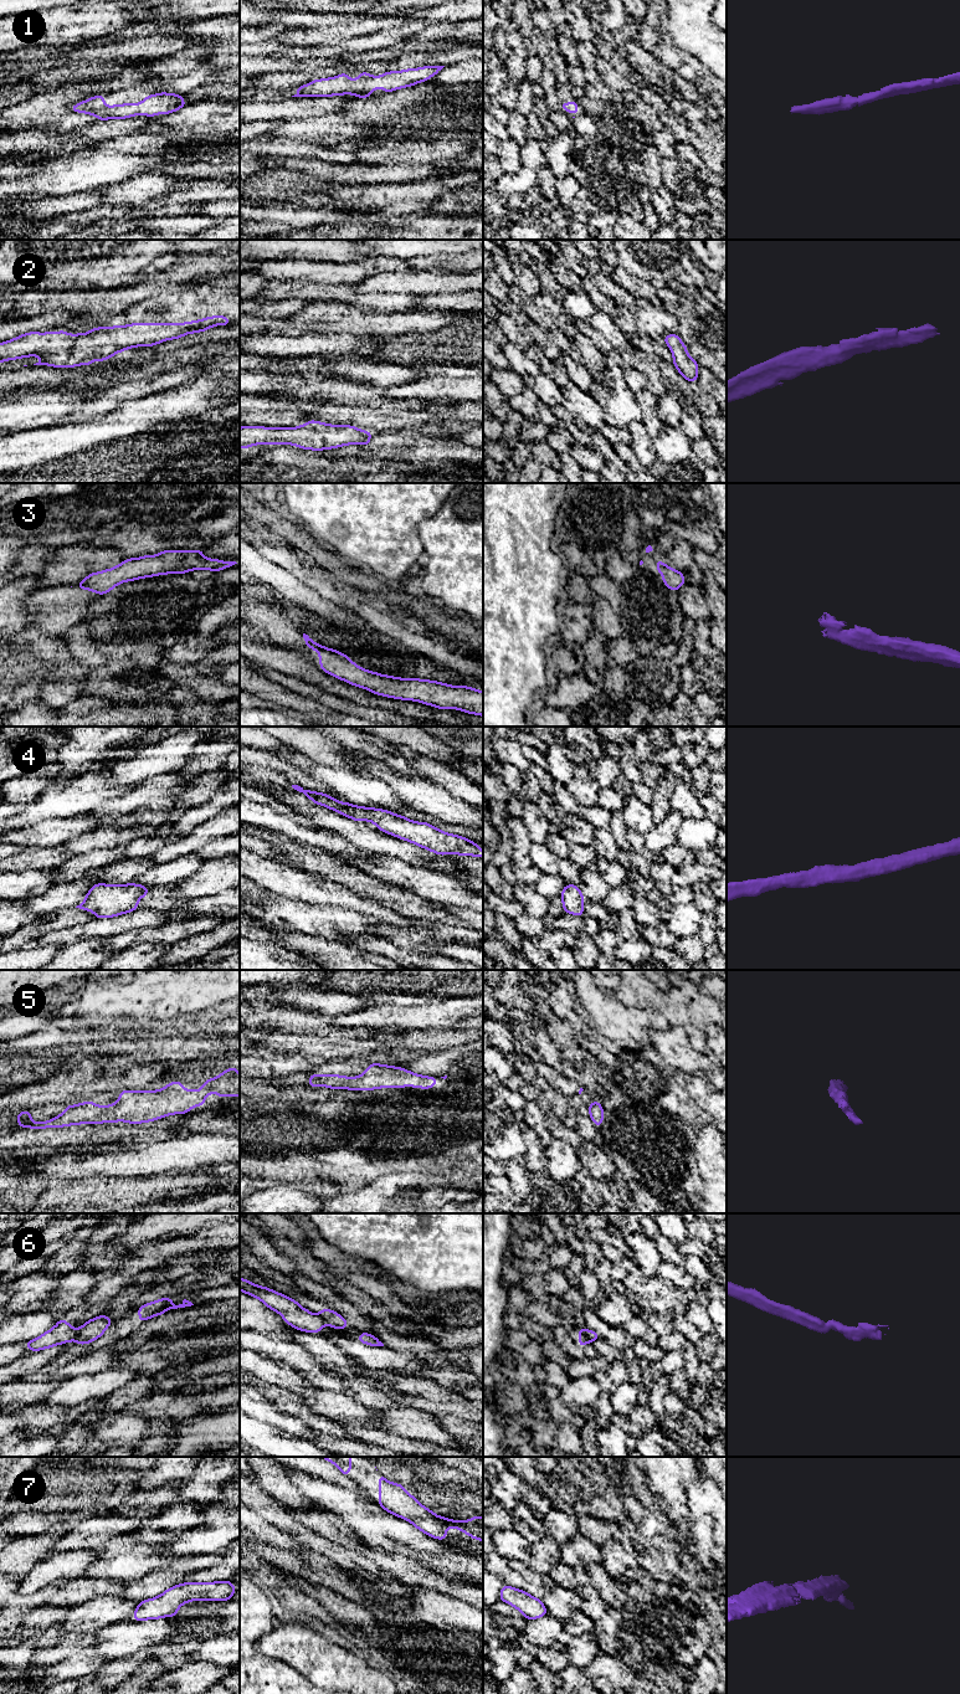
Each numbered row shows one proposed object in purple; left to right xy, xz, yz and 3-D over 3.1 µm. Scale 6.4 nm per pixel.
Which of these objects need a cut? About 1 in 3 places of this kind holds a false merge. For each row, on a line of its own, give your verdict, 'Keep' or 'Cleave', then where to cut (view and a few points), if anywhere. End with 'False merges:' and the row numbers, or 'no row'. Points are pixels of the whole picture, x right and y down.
1: Keep. No split
2: Keep. No split
3: Keep. No split
4: Keep. No split
5: Keep. No split
6: Cleave. Split along yz (585, 1330), (590, 1340)
7: Keep. No split
False merges: 6

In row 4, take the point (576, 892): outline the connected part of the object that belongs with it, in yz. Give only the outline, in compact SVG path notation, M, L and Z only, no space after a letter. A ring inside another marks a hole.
M566 884L561 890L560 898L564 913L584 917L582 904L585 902L585 897L581 894L577 886Z

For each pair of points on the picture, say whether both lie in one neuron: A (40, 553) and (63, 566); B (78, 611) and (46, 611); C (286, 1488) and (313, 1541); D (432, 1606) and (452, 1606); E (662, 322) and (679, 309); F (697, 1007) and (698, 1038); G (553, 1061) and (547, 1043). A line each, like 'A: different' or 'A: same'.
A: different
B: same
C: different
D: same
E: different
F: same
G: same

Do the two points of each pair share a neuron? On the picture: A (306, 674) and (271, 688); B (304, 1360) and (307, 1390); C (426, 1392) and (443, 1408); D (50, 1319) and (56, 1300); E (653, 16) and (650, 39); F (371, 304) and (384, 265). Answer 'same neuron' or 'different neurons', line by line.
A: different neurons
B: different neurons
C: different neurons
D: different neurons
E: same neuron
F: different neurons

